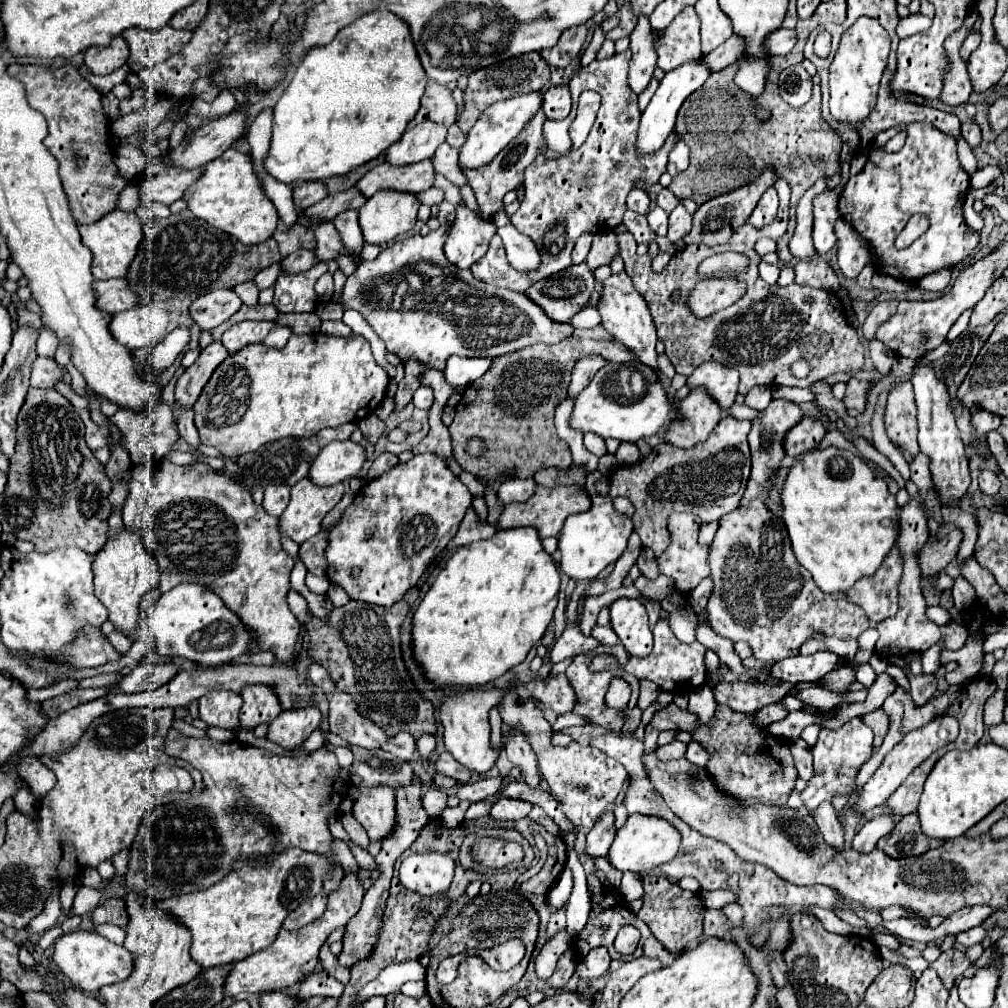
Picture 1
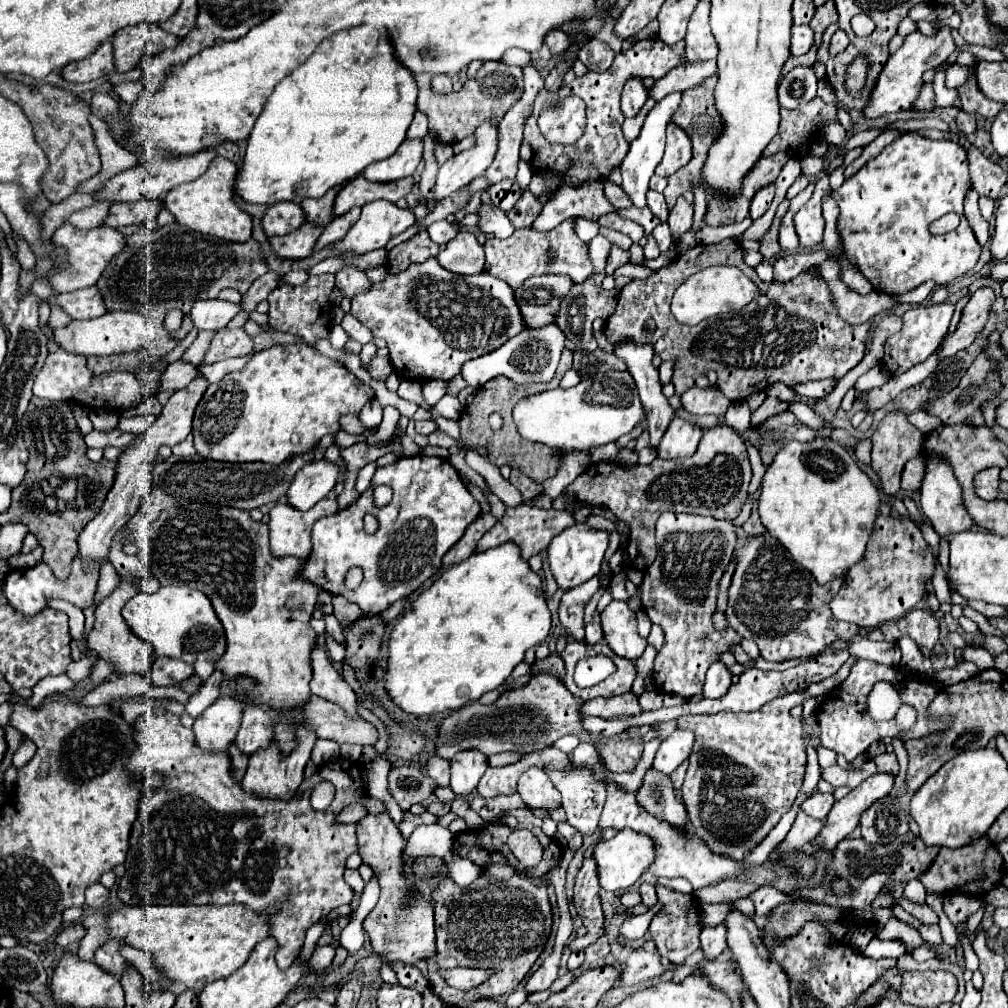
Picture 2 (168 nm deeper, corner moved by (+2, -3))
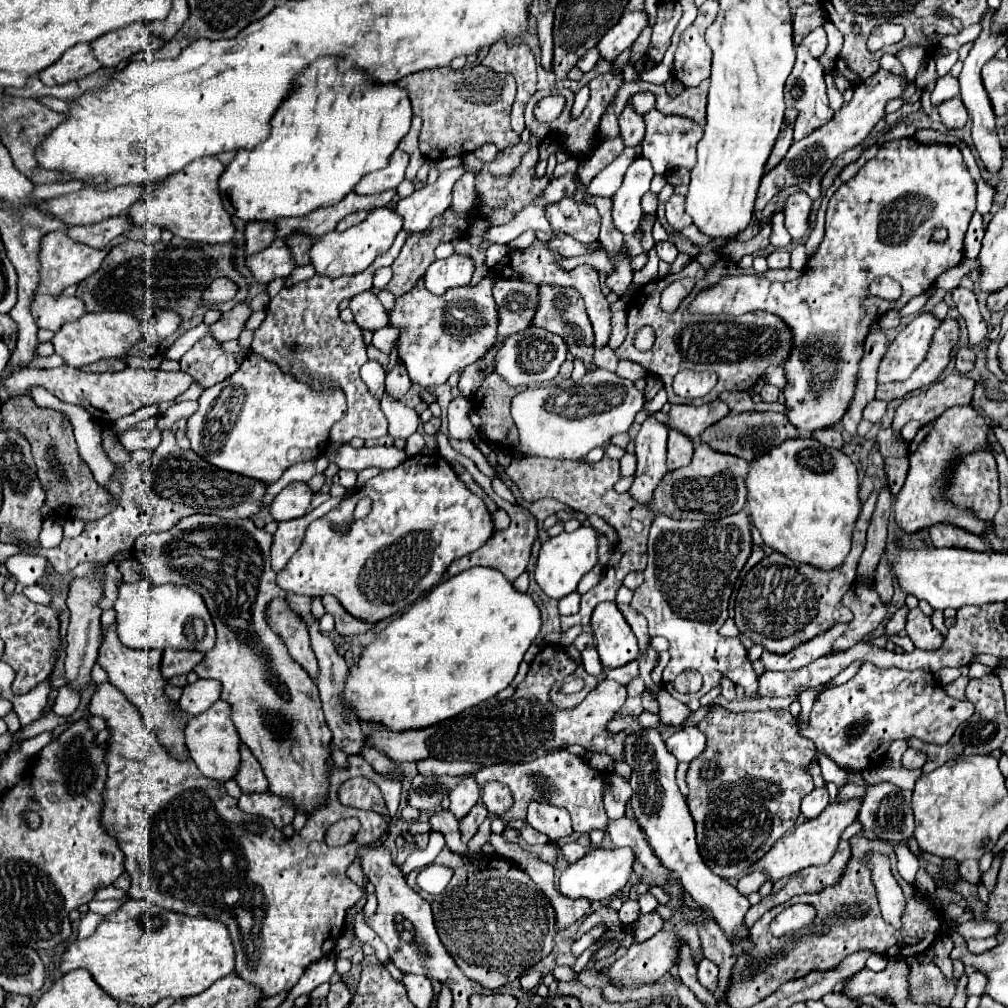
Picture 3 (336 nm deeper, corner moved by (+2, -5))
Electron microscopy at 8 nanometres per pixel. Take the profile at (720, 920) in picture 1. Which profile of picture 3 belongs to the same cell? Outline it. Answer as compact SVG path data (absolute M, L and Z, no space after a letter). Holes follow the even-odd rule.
M701 960L699 968L697 968L697 978L699 982L709 990L709 992L715 992L717 990L717 966L711 962L711 960Z

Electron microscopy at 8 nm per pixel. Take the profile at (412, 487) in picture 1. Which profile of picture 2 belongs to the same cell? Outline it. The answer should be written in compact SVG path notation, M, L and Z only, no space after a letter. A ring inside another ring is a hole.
M423 454L411 456L411 458L399 458L397 462L377 468L371 486L377 484L389 484L393 488L393 500L385 508L377 508L373 504L373 490L367 488L355 504L351 504L345 510L339 510L333 516L325 516L315 522L313 526L313 550L303 566L303 576L317 584L321 590L329 594L341 594L349 602L355 602L365 614L381 614L387 610L395 600L409 596L415 592L429 576L435 572L435 562L441 564L443 554L463 536L465 528L479 516L481 508L479 502L469 494L465 488L459 472L449 464L445 458L429 458ZM367 512L373 512L379 520L379 530L369 536L363 530L363 516ZM351 566L363 568L363 582L357 590L347 590L343 586L345 574Z

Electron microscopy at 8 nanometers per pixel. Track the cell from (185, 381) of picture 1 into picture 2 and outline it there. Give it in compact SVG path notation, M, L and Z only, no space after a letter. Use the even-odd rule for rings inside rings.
M197 374L197 378L189 384L189 388L177 390L167 400L167 404L163 406L163 412L157 416L157 420L153 422L153 426L147 428L147 432L139 434L129 444L129 448L123 448L123 452L121 452L121 456L117 460L117 468L115 468L115 484L109 490L107 500L105 500L101 512L83 528L83 532L77 538L77 542L79 542L79 556L83 560L95 558L99 564L103 560L107 560L107 552L109 552L109 544L111 544L113 534L133 518L133 514L137 512L137 508L139 508L139 504L143 500L143 494L147 490L151 490L151 468L155 464L157 450L161 446L173 448L175 444L179 444L181 440L187 438L187 434L191 432L193 412L197 408L197 402L203 398L207 386L209 386L207 378L203 378L201 374Z

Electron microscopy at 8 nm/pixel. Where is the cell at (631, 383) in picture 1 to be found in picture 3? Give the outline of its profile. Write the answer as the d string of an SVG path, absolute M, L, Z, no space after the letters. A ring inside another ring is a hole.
M597 368L589 370L581 380L571 380L565 384L549 384L549 386L537 386L537 388L527 388L519 392L513 398L511 404L511 416L513 422L519 430L519 442L515 450L521 456L541 456L541 458L557 458L557 460L579 460L587 456L589 450L593 448L603 448L609 444L613 434L627 432L635 414L645 406L643 392L639 392L631 380L619 378L617 374Z

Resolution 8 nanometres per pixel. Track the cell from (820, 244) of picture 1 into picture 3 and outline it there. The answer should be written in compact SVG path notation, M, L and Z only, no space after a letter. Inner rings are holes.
M795 192L785 200L781 212L785 214L785 228L793 240L803 240L803 236L809 232L807 226L809 210L811 210L811 198L805 192Z

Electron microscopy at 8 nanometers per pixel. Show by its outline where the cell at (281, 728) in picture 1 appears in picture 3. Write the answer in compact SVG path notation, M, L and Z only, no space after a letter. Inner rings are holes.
M271 792L265 794L243 794L239 798L239 808L249 814L257 814L263 818L269 818L277 830L283 830L283 826L291 824L295 818L295 808L289 800L279 798Z

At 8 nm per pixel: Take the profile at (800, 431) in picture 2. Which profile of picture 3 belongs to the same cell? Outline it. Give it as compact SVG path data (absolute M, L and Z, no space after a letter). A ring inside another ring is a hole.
M743 412L743 414L729 414L709 426L701 434L701 442L709 444L717 452L733 454L745 460L753 460L761 454L767 454L787 438L797 438L797 428L787 420L785 414L779 412Z

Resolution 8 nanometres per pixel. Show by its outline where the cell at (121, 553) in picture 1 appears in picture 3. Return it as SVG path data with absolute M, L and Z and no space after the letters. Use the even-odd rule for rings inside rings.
M111 626L99 648L99 664L107 670L109 682L117 686L133 706L137 706L145 726L157 734L159 744L167 748L169 756L173 756L175 760L187 760L189 752L187 752L185 734L183 734L185 724L179 716L175 716L175 706L165 696L167 682L161 676L161 654L163 654L161 650L131 650L123 646L115 634L115 626Z

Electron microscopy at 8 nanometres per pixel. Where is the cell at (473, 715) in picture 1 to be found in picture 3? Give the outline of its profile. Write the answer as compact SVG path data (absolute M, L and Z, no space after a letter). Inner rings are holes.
M473 776L465 778L455 790L449 792L449 812L461 820L465 818L465 814L469 814L469 810L473 808L473 804L477 804L479 800L479 786L475 782Z

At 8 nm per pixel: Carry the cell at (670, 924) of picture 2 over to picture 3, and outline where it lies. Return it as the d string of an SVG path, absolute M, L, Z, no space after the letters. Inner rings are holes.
M687 944L681 946L681 952L679 952L679 966L677 966L677 972L679 972L679 978L681 982L693 990L693 994L697 998L705 998L705 996L713 996L709 990L705 990L699 980L697 980L697 968L693 966L693 960L691 960L691 948Z

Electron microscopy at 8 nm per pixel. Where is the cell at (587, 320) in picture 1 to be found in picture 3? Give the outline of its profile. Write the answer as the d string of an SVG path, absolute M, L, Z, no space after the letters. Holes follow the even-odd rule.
M529 326L527 330L517 332L503 340L503 346L495 358L495 370L511 386L539 386L551 382L557 376L561 364L565 362L565 356L567 356L567 346L557 334Z

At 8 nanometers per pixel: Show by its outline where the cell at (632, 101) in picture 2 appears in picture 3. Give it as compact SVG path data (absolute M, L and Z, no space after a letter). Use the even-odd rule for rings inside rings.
M629 104L625 106L623 114L619 116L619 126L621 126L621 138L625 142L625 146L637 146L641 144L643 136L645 136L645 122L643 116L639 116Z

